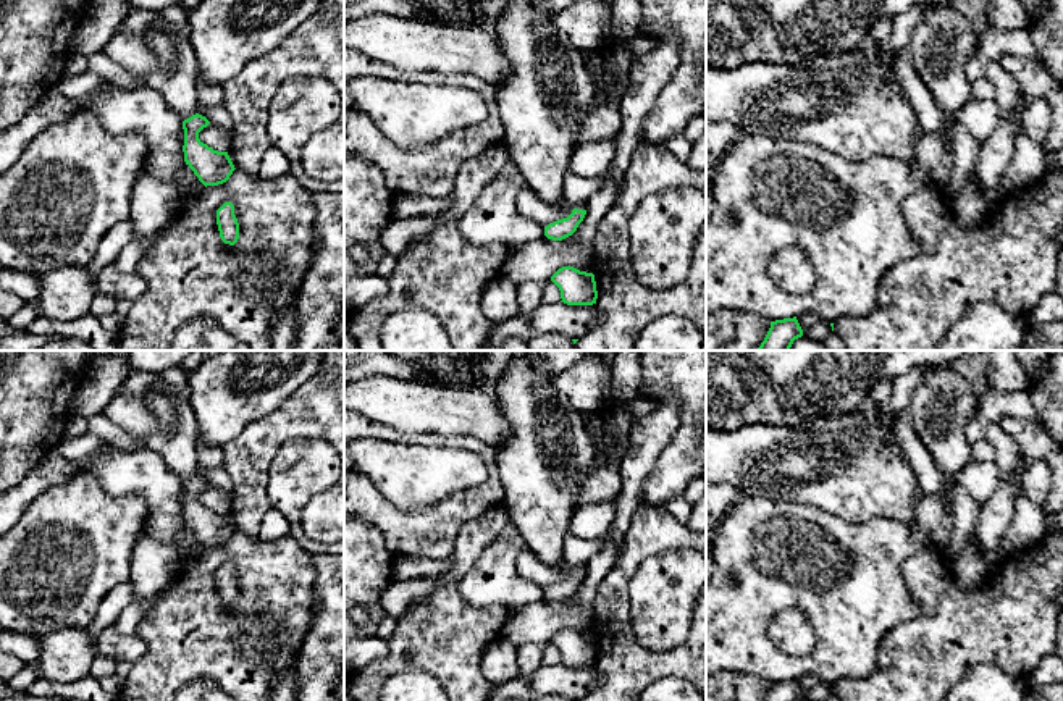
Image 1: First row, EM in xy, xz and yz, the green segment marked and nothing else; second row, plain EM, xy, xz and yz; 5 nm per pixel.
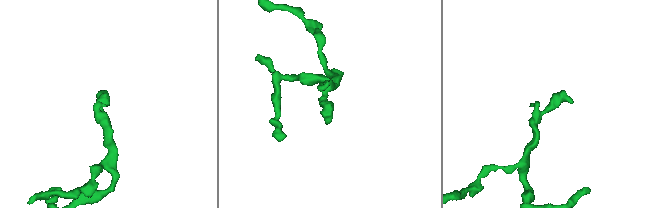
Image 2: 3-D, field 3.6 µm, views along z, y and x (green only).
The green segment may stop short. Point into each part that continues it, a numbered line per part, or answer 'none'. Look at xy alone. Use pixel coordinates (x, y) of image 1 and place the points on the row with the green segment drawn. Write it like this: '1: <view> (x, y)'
1: xy (155, 46)

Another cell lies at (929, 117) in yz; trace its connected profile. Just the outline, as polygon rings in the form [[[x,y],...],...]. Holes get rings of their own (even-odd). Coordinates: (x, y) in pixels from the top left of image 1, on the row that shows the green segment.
[[[906,55],[895,58],[890,69],[916,113],[918,131],[939,132],[943,126],[943,115],[910,58]]]

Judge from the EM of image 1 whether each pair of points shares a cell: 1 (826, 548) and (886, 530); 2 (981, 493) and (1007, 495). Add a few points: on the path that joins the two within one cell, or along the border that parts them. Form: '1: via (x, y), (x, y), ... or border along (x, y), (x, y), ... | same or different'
1: via (840, 548), (868, 548), (871, 545) | same
2: border along (1002, 482), (981, 506) | different

